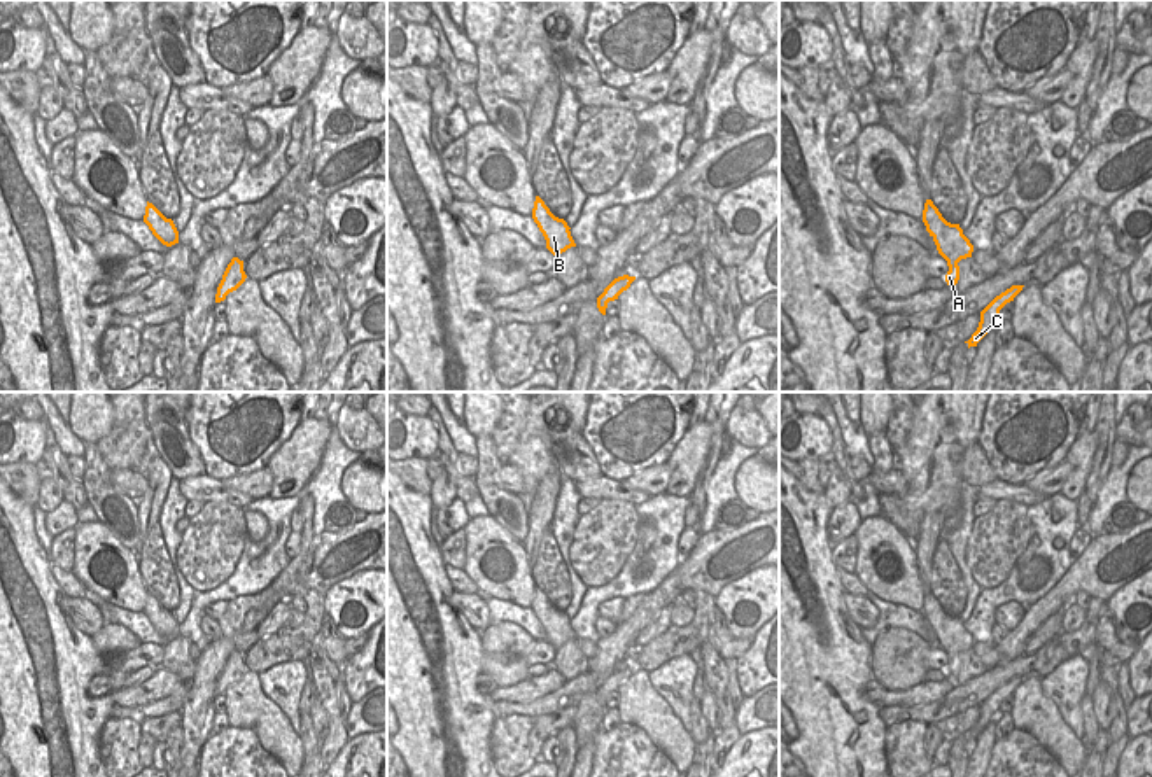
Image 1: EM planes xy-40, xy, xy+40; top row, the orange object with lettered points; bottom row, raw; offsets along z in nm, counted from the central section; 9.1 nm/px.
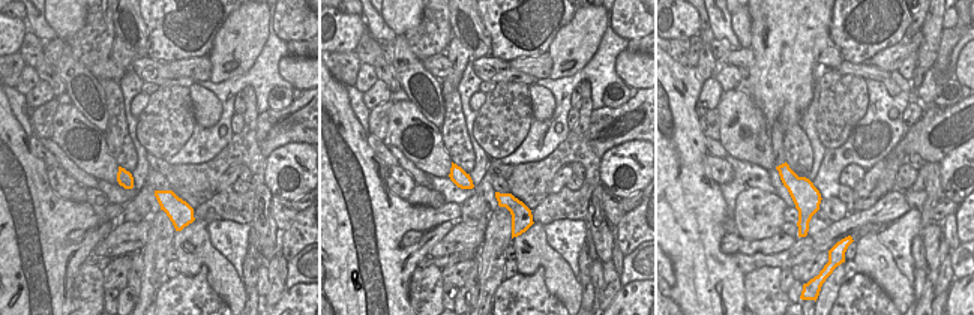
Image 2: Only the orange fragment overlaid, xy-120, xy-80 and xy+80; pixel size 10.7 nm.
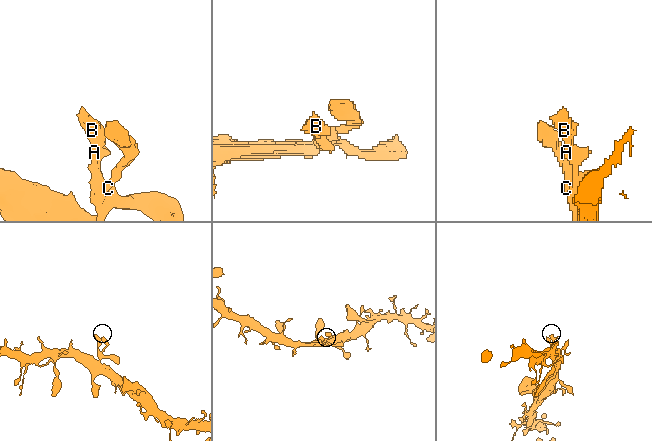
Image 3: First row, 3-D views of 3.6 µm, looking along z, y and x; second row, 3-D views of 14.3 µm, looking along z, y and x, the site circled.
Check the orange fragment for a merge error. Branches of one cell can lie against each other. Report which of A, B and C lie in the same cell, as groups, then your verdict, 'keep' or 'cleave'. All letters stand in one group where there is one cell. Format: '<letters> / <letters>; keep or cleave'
A B C; keep

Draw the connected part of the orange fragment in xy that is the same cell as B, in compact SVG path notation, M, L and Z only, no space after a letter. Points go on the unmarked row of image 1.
M536 588L534 593L532 611L546 632L546 640L555 649L558 649L567 640L576 639L567 614L555 609L539 588Z

